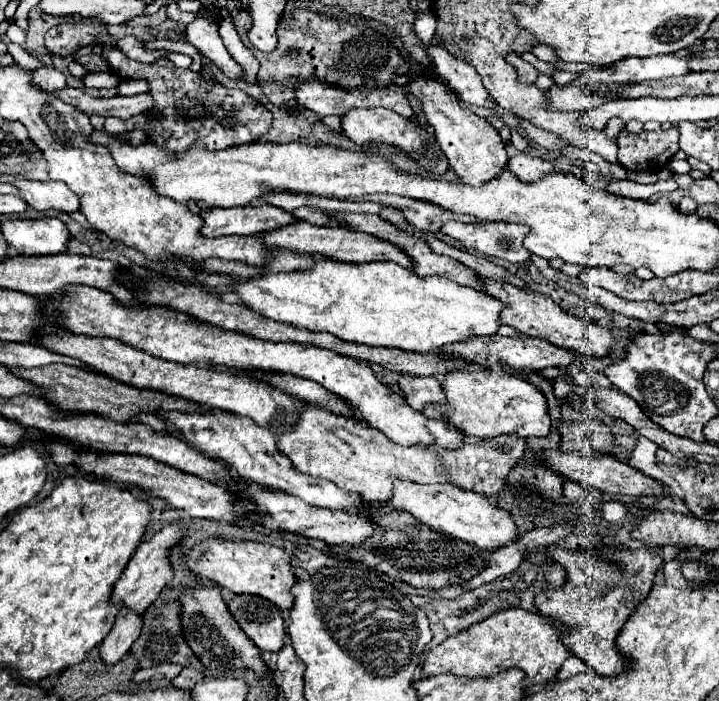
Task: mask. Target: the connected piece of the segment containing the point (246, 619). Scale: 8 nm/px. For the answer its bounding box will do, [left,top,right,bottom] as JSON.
[226,595,284,651]

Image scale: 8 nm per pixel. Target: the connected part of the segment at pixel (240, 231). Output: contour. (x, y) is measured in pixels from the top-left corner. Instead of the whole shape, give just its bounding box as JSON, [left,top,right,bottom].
[202,205,298,237]

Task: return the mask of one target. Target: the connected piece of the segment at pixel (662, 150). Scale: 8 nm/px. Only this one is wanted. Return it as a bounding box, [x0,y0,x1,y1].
[618,129,676,173]

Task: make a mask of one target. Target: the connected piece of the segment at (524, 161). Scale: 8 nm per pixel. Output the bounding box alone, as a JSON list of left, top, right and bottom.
[508,153,554,181]

